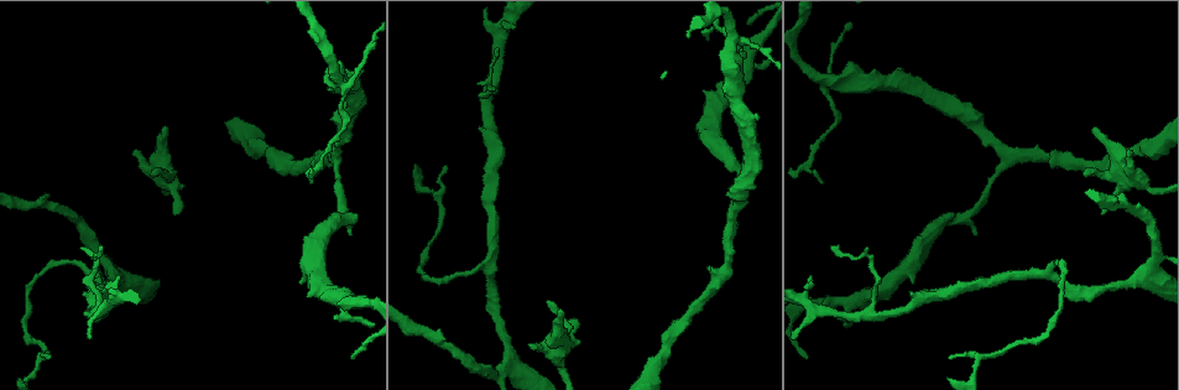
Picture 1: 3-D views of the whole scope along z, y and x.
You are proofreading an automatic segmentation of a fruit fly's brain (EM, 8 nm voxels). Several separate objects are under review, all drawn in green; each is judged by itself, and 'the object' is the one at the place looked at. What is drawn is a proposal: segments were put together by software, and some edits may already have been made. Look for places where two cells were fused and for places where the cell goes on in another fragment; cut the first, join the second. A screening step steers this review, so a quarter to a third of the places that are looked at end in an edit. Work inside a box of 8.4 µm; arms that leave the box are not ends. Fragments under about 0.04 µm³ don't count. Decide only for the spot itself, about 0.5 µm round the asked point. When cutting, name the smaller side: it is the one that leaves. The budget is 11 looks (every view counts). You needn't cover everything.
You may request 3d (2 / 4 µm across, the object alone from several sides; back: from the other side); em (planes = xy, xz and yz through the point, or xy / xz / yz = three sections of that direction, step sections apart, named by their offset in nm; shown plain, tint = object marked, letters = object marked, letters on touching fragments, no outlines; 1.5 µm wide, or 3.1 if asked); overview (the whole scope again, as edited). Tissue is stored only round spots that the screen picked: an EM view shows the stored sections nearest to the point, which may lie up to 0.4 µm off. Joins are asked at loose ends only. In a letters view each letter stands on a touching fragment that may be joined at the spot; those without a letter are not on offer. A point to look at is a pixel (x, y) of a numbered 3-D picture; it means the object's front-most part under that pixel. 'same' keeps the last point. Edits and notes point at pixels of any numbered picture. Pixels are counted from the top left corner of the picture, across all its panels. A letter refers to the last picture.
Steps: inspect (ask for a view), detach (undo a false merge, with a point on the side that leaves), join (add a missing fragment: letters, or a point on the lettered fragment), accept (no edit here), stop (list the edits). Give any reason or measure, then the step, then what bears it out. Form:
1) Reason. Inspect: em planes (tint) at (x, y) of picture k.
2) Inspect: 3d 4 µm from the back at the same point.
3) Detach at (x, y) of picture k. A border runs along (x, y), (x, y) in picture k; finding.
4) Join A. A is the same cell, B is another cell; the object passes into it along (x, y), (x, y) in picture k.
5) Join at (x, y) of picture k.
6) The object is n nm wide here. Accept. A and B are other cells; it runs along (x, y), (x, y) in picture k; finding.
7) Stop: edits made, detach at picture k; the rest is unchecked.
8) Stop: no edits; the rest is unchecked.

Thin neck. Inspect: 3d 2 µm from the back at (1061, 294) of picture 1.

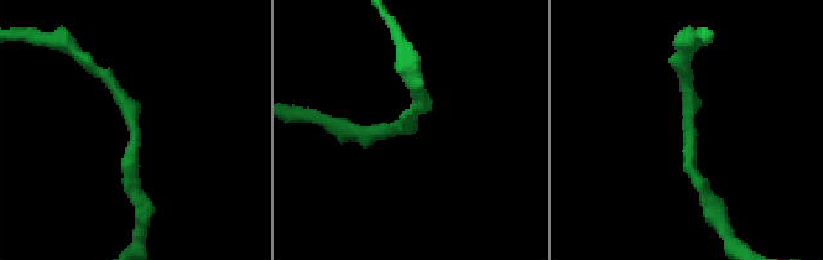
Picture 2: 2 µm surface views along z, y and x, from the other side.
Inspect: em xz step 8 (tint) at (407, 123) of picture 2.

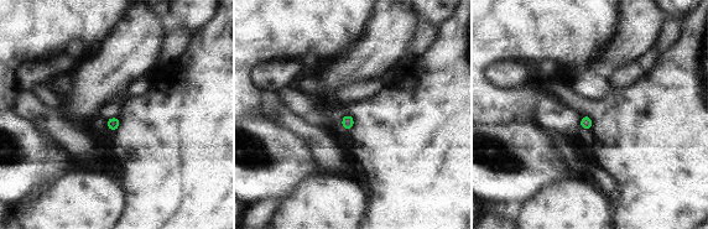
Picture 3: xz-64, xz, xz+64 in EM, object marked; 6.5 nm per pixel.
Cut it another way. Inspect: em planes (letters) at the same point.

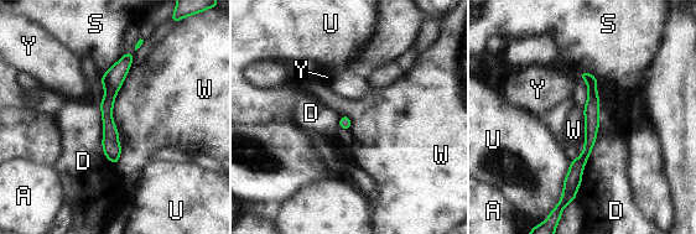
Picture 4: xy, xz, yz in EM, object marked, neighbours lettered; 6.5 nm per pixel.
The object is 80 nm wide here. Accept. A, D, S, U, W and Y are other cells; continuous, no second cell.

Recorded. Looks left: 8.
An open end. Inspect: em xz step 8 (tint) at (558, 312) of picture 1.

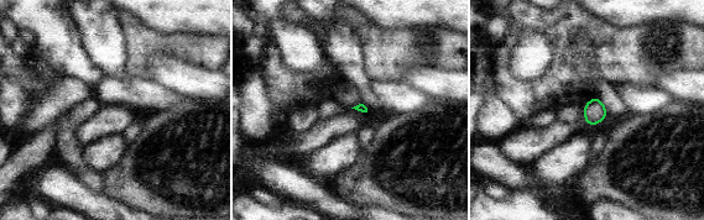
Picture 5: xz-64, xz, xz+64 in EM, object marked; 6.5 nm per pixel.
Inspect: em planes (letters) at the same point.

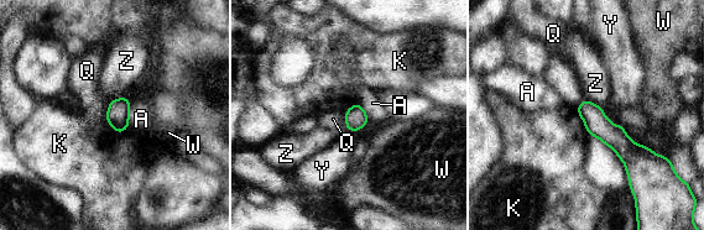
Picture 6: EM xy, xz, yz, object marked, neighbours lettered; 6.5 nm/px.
The longest contact is with K, 190 nm. Accept. A, K, Q, W, Y and Z are other cells; a border runs along (575, 109), (589, 134) in picture 6; none of them fits.

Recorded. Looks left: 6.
Free end. Inspect: 3d 2 µm at (174, 212) of picture 1.

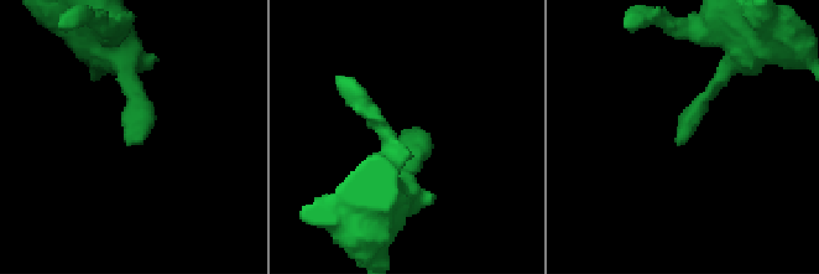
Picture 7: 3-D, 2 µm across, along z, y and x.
Inspect: em yz step 4 (letters) at (675, 140) of picture 7.

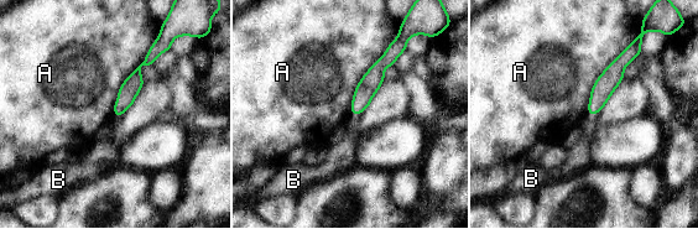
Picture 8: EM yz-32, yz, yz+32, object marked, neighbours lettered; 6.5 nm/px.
Join B. B is the same cell, A is another cell; the object passes into it along (608, 81), (592, 114), (582, 151) in picture 8; it goes on there.

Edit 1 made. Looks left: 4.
Stop: edits made, join at picture 8; the rest is unchecked.

